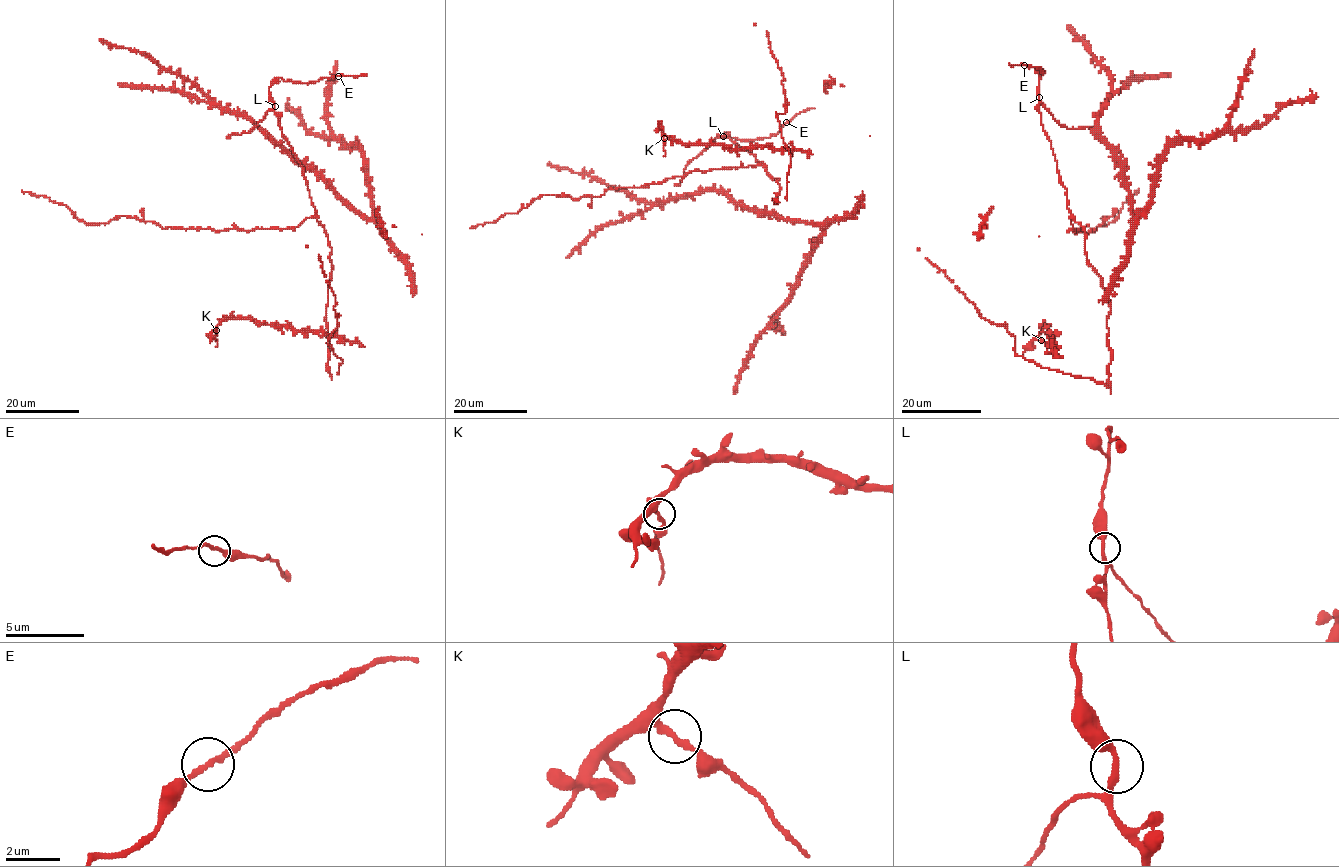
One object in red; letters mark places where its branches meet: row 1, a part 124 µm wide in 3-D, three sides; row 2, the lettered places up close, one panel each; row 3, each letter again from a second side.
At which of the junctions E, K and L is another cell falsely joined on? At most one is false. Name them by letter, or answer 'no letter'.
K

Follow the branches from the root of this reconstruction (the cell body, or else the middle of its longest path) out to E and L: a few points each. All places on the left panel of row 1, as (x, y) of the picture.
E: (293, 152), (274, 111), (275, 103), (269, 92), (271, 82), (280, 78), (311, 83), (323, 77), (338, 76)
L: (293, 152), (282, 134), (275, 106)

